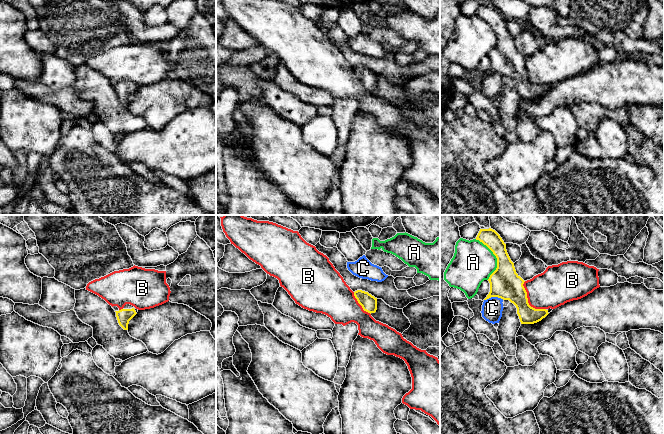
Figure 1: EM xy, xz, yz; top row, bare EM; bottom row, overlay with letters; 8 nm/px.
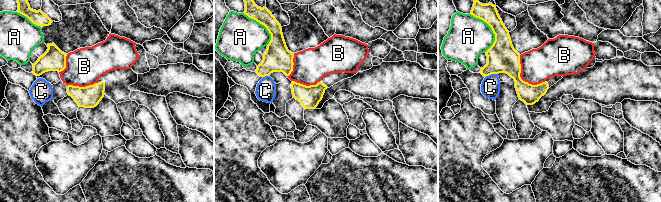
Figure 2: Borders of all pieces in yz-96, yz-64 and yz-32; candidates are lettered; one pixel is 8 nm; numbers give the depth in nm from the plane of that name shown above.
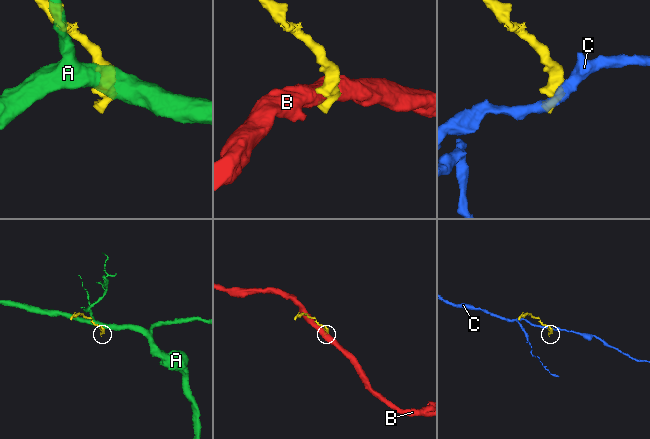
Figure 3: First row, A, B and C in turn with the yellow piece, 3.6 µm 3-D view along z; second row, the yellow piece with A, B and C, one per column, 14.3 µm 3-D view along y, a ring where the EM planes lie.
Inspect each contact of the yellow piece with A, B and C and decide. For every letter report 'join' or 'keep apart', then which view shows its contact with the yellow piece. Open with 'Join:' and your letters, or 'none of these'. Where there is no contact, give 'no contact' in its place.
Join: none of these
A: keep apart; contact in yz
B: keep apart; contact in yz
C: keep apart; contact in yz

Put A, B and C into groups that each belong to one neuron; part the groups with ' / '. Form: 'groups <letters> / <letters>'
groups A / B / C

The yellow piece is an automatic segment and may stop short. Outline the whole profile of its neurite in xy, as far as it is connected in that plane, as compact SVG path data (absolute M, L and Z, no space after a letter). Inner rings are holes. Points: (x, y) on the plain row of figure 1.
M126 80L123 85L119 85L117 82L112 83L116 88L116 93L119 101L128 106L129 97L137 90L138 85L130 80Z

